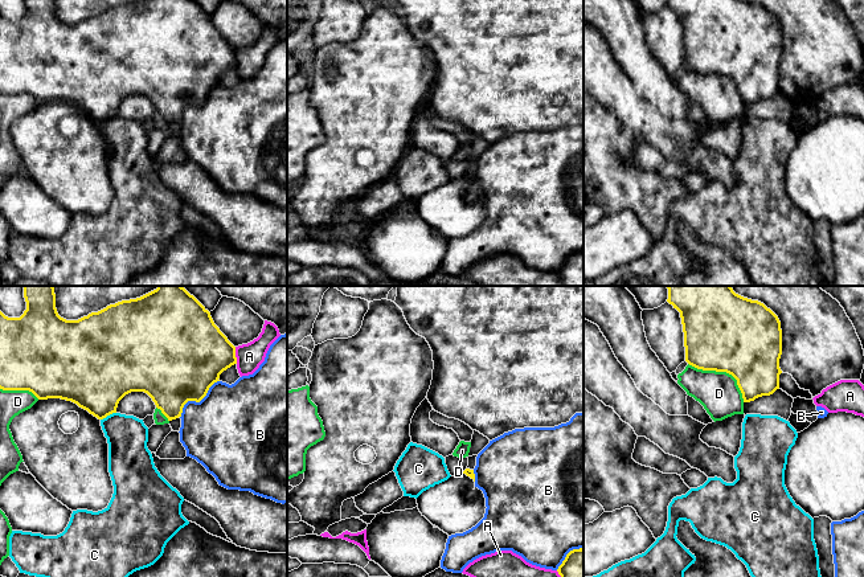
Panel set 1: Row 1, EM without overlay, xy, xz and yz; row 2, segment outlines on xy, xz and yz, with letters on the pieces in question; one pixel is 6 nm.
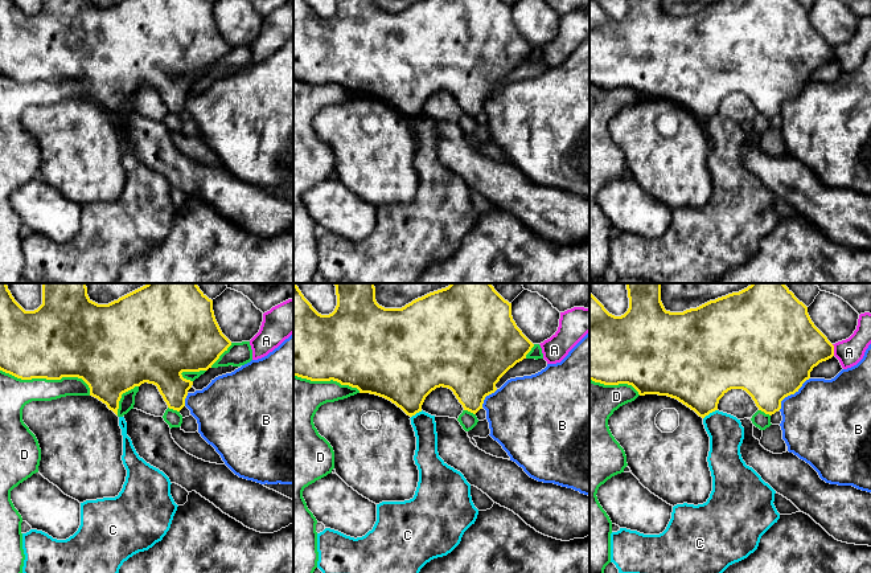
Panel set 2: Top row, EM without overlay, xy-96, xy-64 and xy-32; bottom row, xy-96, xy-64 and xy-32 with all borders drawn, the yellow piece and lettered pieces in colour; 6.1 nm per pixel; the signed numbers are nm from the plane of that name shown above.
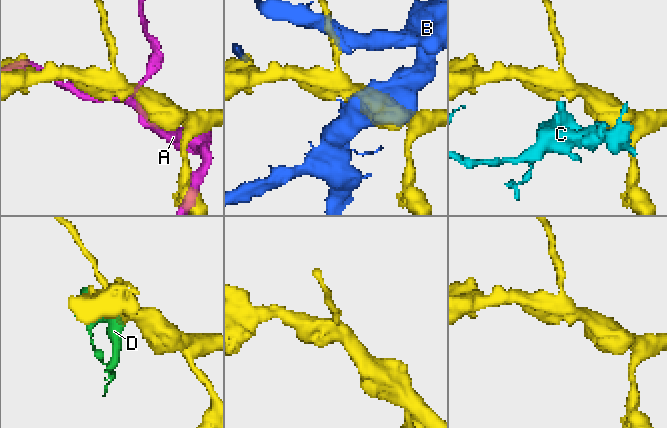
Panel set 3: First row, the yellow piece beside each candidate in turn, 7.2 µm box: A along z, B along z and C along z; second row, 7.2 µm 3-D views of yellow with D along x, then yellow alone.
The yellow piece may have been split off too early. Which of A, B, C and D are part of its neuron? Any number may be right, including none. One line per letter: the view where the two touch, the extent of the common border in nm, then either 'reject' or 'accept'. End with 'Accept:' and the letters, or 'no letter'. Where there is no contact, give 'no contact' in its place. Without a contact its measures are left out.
A: xy | 110 nm | reject
B: xy | 340 nm | reject
C: xy | 110 nm | reject
D: yz | 420 nm | reject
Accept: no letter

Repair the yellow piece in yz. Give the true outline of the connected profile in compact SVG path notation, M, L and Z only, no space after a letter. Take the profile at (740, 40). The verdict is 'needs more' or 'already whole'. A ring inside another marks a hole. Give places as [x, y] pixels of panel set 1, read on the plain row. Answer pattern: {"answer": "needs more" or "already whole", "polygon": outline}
{"answer": "already whole", "polygon": "M668 0L667 5L680 16L685 65L689 69L732 78L744 106L779 93L781 25L763 7L744 0Z"}

